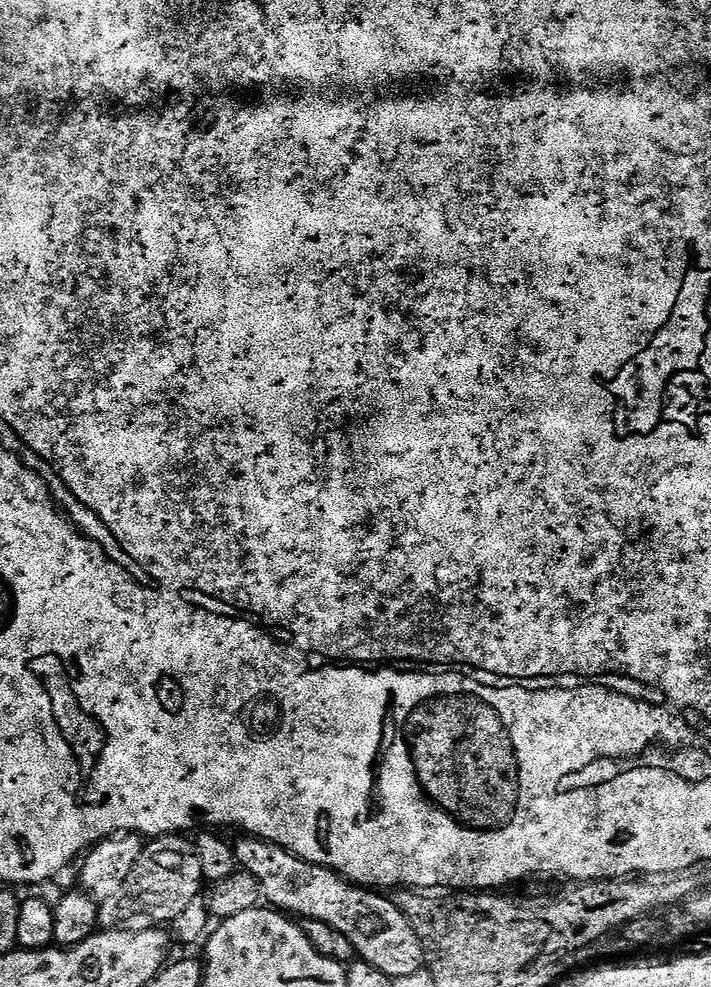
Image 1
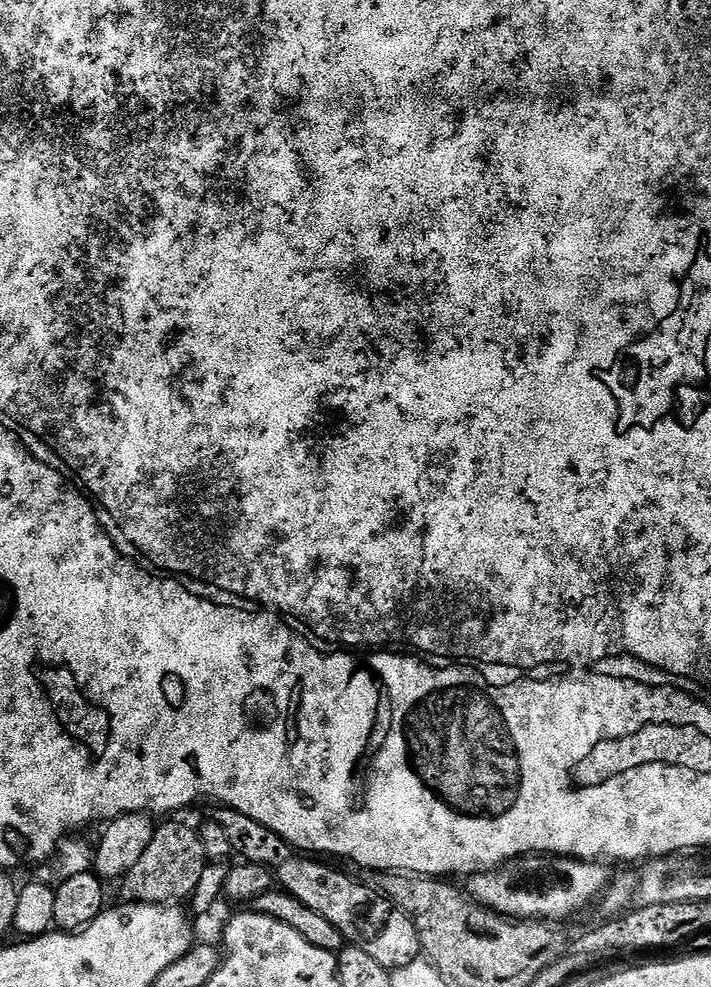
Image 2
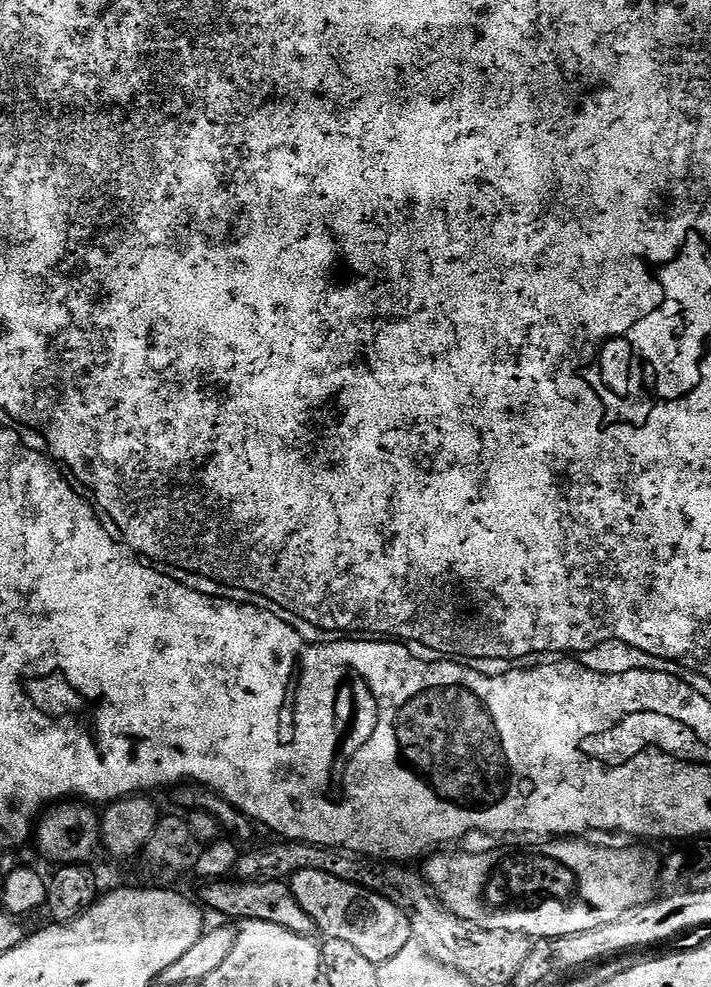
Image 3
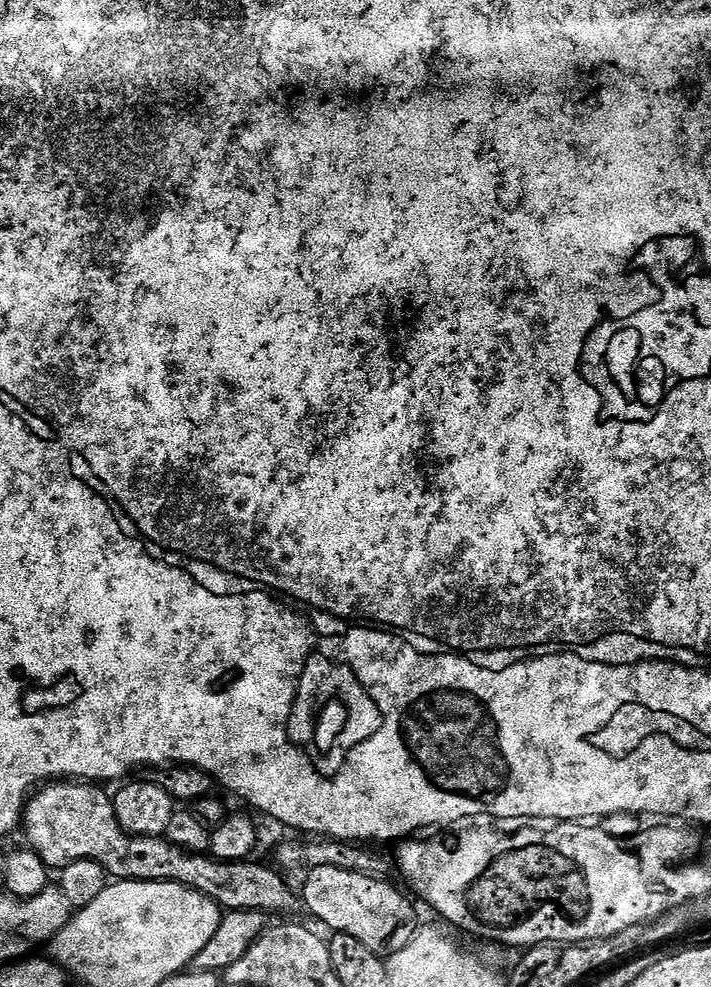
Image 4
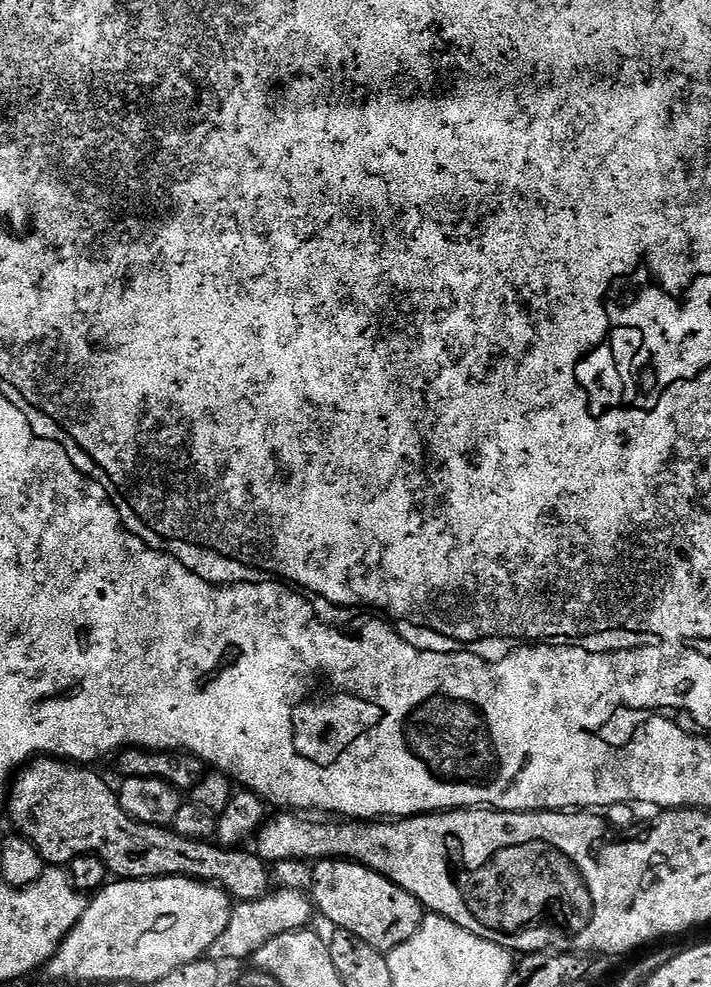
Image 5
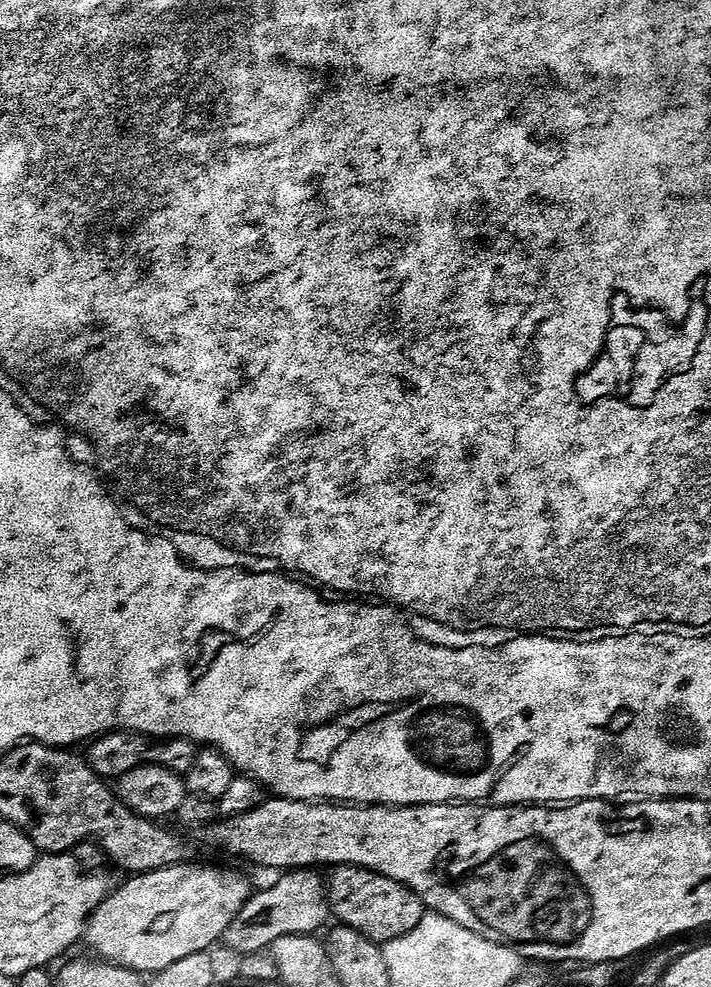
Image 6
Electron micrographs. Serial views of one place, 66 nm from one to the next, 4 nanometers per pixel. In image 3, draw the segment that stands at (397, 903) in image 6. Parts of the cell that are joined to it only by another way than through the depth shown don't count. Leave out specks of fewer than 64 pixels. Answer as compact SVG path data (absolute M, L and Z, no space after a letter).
M298 870L291 876L290 885L298 902L310 918L315 920L317 929L323 930L332 940L350 942L358 946L376 964L384 966L395 958L408 944L413 943L412 924L414 920L409 913L398 907L394 901L378 892L369 892L358 884L344 882L342 878L336 878L334 874L326 874L322 870Z

